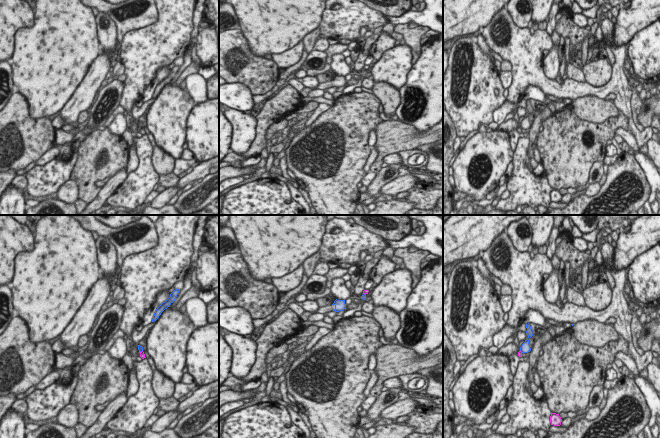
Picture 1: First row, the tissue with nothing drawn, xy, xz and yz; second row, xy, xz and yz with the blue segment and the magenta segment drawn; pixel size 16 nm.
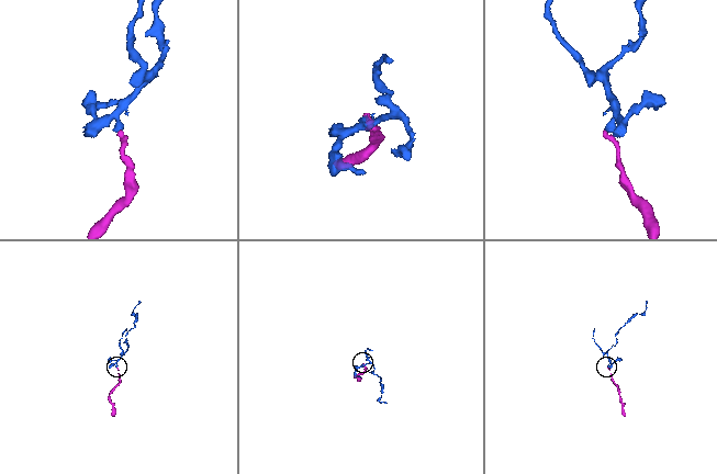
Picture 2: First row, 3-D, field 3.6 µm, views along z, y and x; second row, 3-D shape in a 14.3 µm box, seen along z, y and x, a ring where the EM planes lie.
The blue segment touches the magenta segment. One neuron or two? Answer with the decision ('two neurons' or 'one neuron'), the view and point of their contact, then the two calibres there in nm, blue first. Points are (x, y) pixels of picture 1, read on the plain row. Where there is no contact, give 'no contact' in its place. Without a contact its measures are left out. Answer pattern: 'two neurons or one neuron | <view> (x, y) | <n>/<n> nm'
two neurons | xy (140, 127) | 90/90 nm

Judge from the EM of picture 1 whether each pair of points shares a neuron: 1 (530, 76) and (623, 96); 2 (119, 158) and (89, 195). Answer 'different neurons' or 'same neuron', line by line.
1: same neuron
2: same neuron

